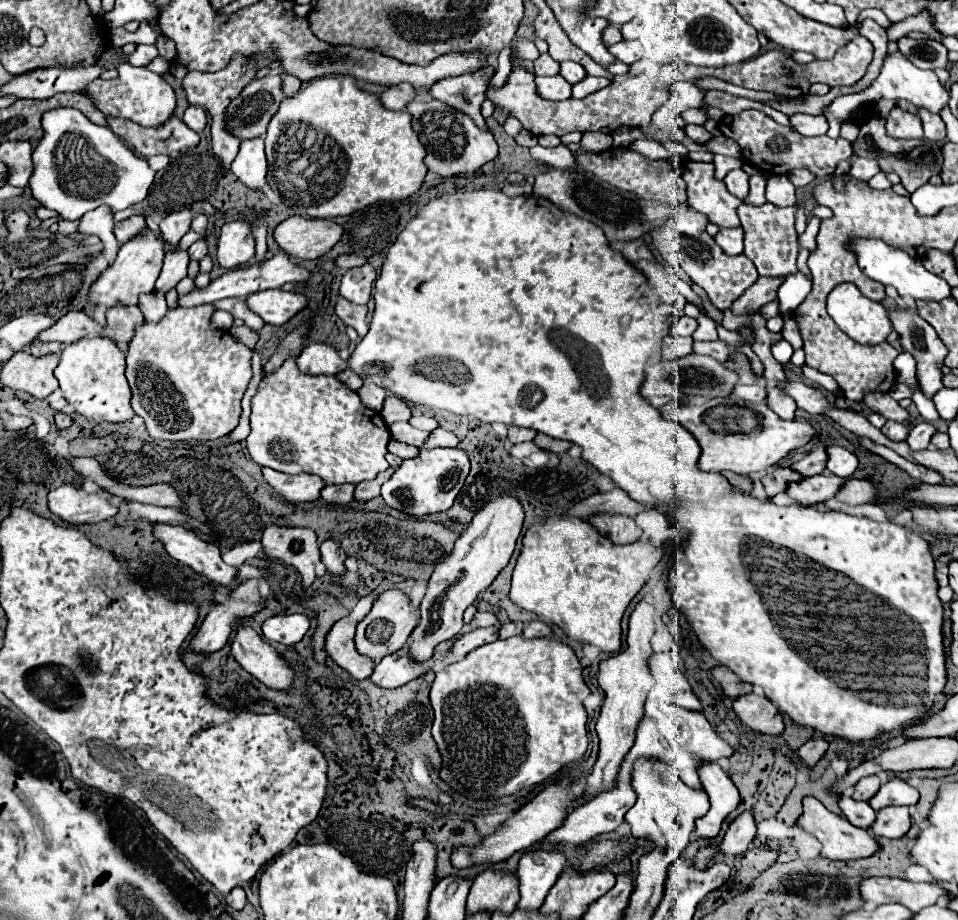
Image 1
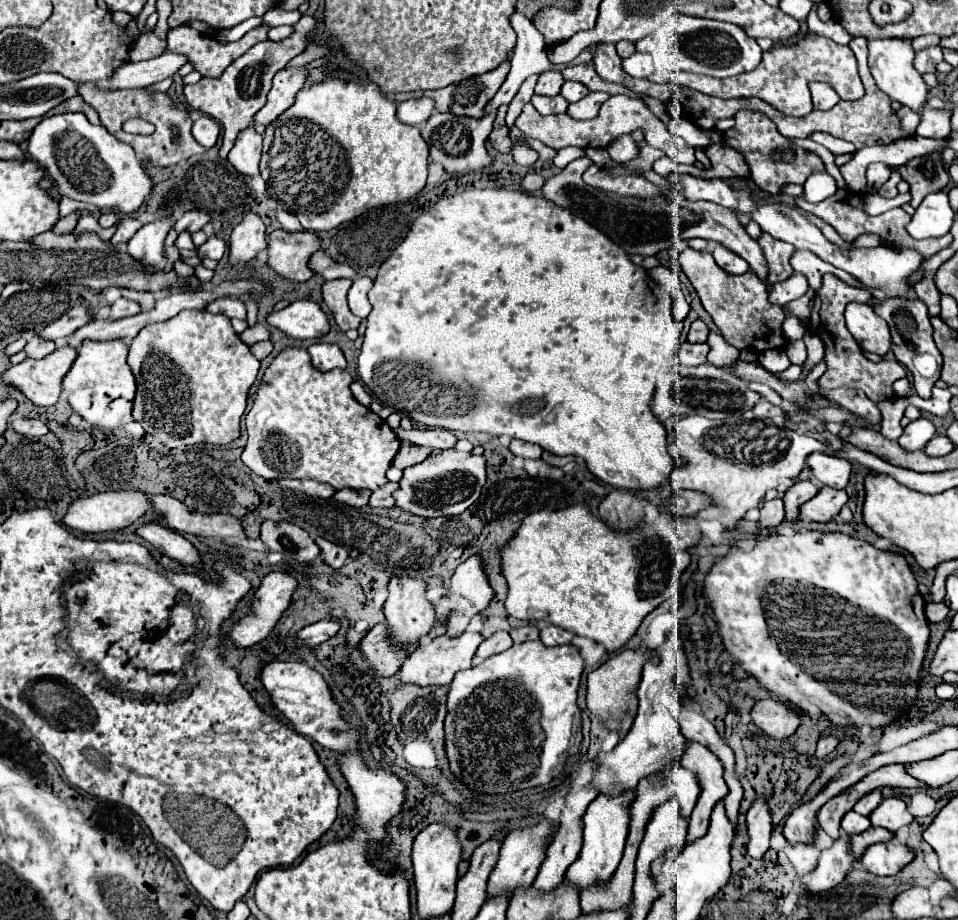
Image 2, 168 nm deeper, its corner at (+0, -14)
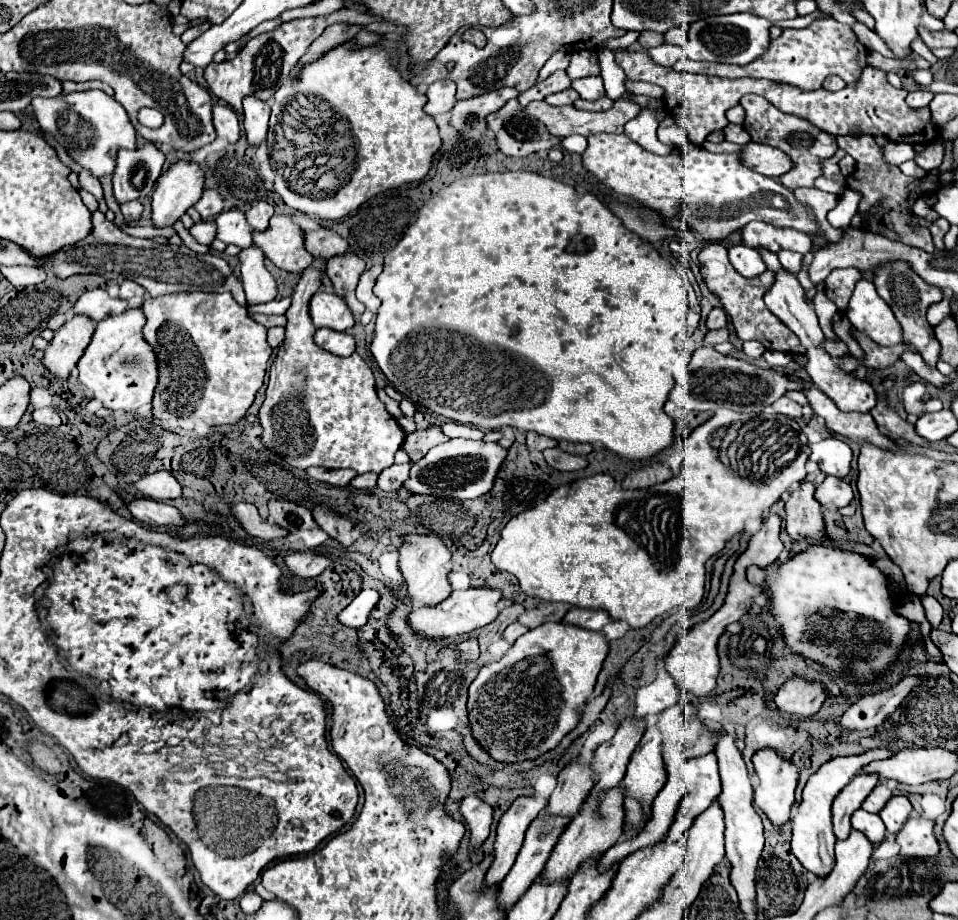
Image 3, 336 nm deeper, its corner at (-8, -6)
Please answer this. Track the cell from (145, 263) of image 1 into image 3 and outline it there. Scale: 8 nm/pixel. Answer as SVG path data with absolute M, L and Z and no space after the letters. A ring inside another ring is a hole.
M177 160L157 178L157 186L151 196L153 224L163 228L179 220L201 198L203 184L205 174L201 174L199 164Z

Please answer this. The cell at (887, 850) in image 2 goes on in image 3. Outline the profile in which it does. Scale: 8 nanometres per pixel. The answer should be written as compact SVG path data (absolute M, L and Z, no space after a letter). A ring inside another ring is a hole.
M909 818L903 830L897 834L897 844L903 856L935 856L939 852L939 842L933 834L935 822L927 818Z

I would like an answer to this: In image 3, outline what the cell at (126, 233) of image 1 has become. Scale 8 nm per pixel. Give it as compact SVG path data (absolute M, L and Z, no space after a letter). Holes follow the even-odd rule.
M133 200L133 202L125 202L121 204L121 212L123 216L129 220L129 222L137 222L141 218L141 212L143 212L143 206L139 200Z

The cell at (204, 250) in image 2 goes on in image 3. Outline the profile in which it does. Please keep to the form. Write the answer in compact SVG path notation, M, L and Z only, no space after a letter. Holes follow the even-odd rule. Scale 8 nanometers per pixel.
M237 208L225 210L217 216L217 238L225 244L235 244L239 248L249 248L251 240L251 226L245 220L245 214Z

